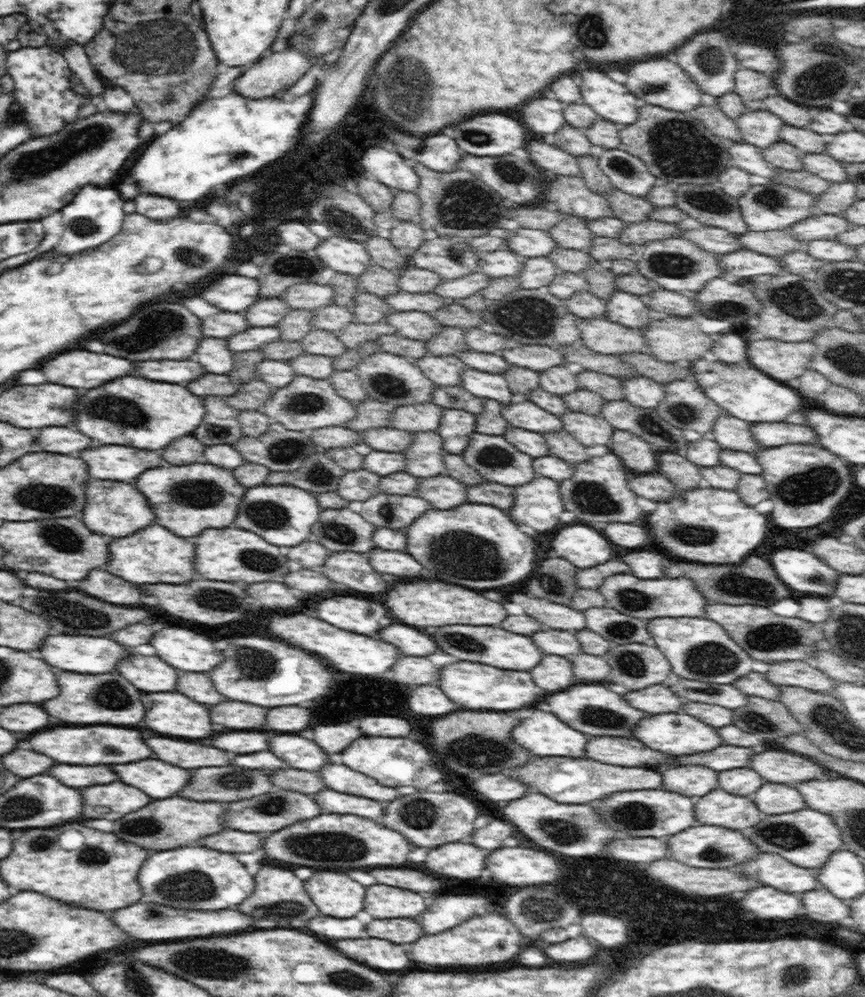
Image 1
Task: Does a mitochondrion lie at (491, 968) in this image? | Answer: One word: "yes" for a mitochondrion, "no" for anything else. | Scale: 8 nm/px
no

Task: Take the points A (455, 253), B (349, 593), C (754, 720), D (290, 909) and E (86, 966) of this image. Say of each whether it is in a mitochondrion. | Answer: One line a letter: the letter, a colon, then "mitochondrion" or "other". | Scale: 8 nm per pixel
A: mitochondrion
B: other
C: mitochondrion
D: mitochondrion
E: other

